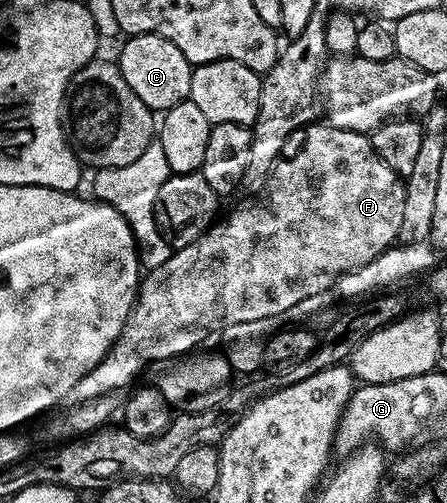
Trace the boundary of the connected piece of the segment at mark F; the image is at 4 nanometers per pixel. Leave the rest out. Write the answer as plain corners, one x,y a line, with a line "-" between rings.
315,123
309,126
305,130
304,136
306,136
306,142
295,151
294,157
283,156
278,164
271,169
270,176
261,186
260,192
262,194
255,201
246,201
243,205
236,206
223,221
222,218
215,220
214,224
200,235
200,239
196,239
188,247
173,250
166,263
149,270
141,278
138,287
138,300
135,301
132,311
120,331
118,342
111,347
108,355
104,355
104,359
100,359
100,363
96,363
96,367
92,367
92,371
88,371
88,375
84,375
84,379
80,379
80,383
76,383
76,387
72,387
72,391
68,391
64,404
49,418
49,420
51,419
50,433
56,437
54,439
73,439
79,435
91,433
94,429
103,428
109,422
106,420
114,412
115,416
125,406
126,398
135,388
136,382
134,380
141,373
143,375
144,370
151,362
189,354
201,346
198,344
205,337
212,336
214,332
215,336
219,331
232,327
232,323
256,323
260,319
282,317
292,307
296,307
296,303
304,303
304,299
312,299
312,295
320,295
333,290
340,275
344,275
356,267
364,267
364,263
372,263
372,259
376,259
376,255
391,248
399,240
400,222
404,219
406,182
399,177
396,171
392,171
392,167
388,167
388,163
384,163
384,159
380,159
380,155
376,155
369,136
351,129
341,129
329,123

